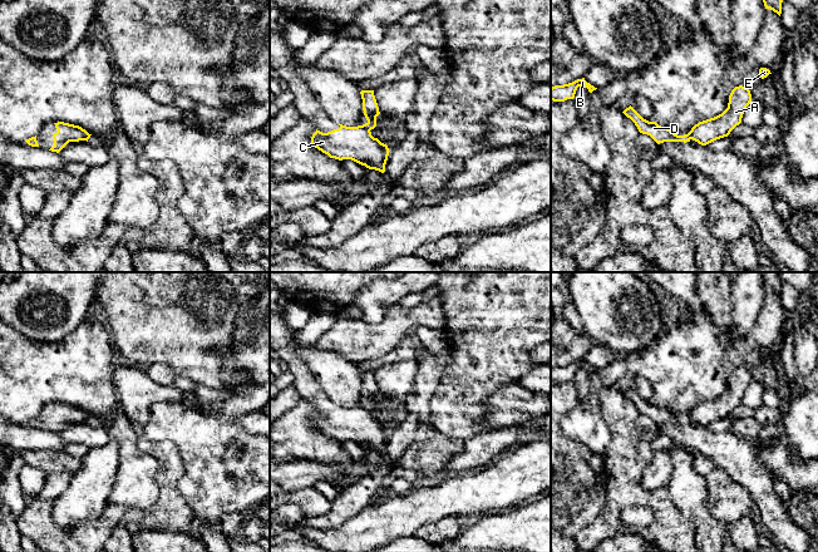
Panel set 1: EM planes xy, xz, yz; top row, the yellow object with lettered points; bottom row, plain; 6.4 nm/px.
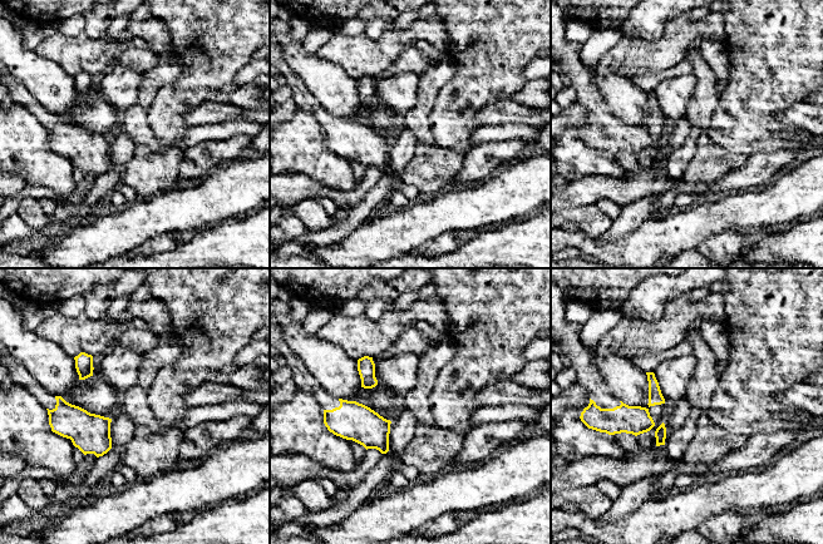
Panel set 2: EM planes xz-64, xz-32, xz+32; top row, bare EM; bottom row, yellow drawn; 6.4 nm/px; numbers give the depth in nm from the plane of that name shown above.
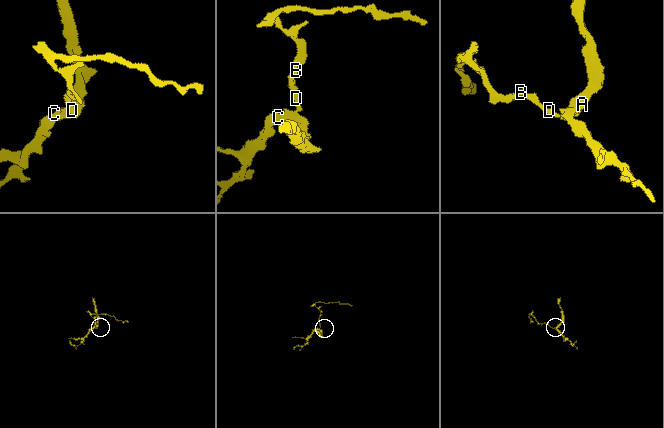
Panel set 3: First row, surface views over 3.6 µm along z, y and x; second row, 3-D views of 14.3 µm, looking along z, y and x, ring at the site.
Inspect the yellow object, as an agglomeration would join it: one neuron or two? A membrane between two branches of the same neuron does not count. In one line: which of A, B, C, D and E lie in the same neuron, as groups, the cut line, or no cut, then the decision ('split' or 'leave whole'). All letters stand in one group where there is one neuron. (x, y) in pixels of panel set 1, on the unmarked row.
groups A C E / B D; cut xz (364, 405), (369, 412); split

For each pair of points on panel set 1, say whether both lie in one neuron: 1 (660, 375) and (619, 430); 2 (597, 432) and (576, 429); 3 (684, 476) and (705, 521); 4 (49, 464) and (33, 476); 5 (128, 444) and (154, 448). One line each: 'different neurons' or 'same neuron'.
1: different neurons
2: same neuron
3: same neuron
4: different neurons
5: different neurons

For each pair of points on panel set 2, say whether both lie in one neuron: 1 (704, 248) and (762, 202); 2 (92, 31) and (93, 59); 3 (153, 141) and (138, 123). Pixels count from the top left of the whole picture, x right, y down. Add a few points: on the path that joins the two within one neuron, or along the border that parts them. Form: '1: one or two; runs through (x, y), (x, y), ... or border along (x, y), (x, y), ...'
1: two; border along (740, 232), (725, 231), (708, 238), (699, 246)
2: two; border along (106, 31), (97, 39), (90, 39), (83, 33)
3: one; runs through (149, 137), (139, 127)

